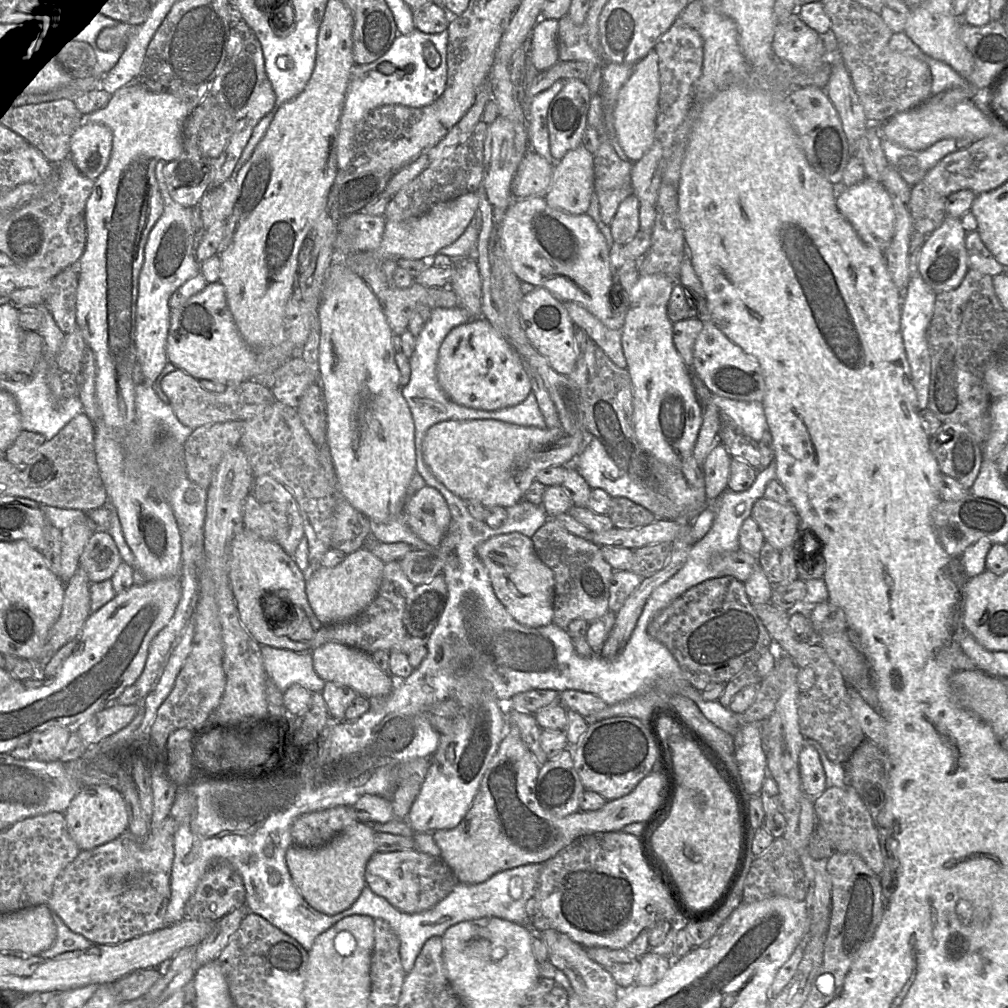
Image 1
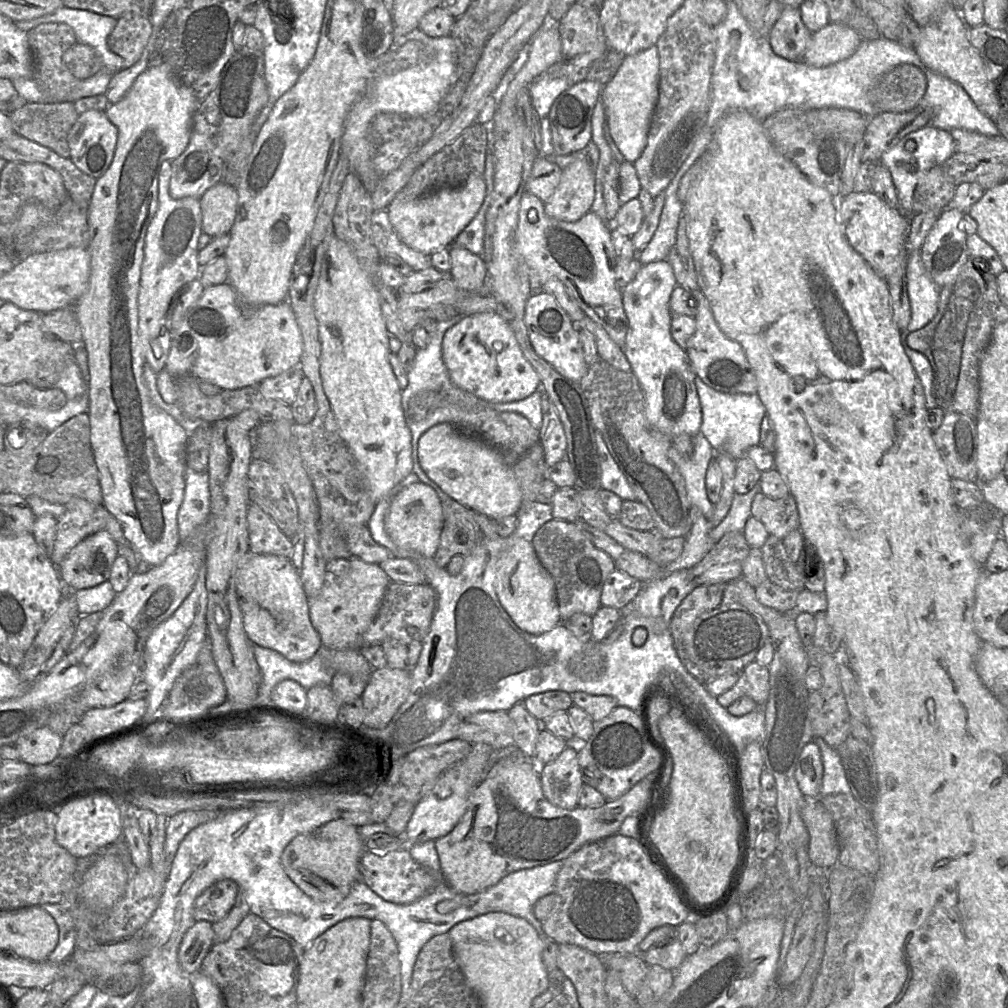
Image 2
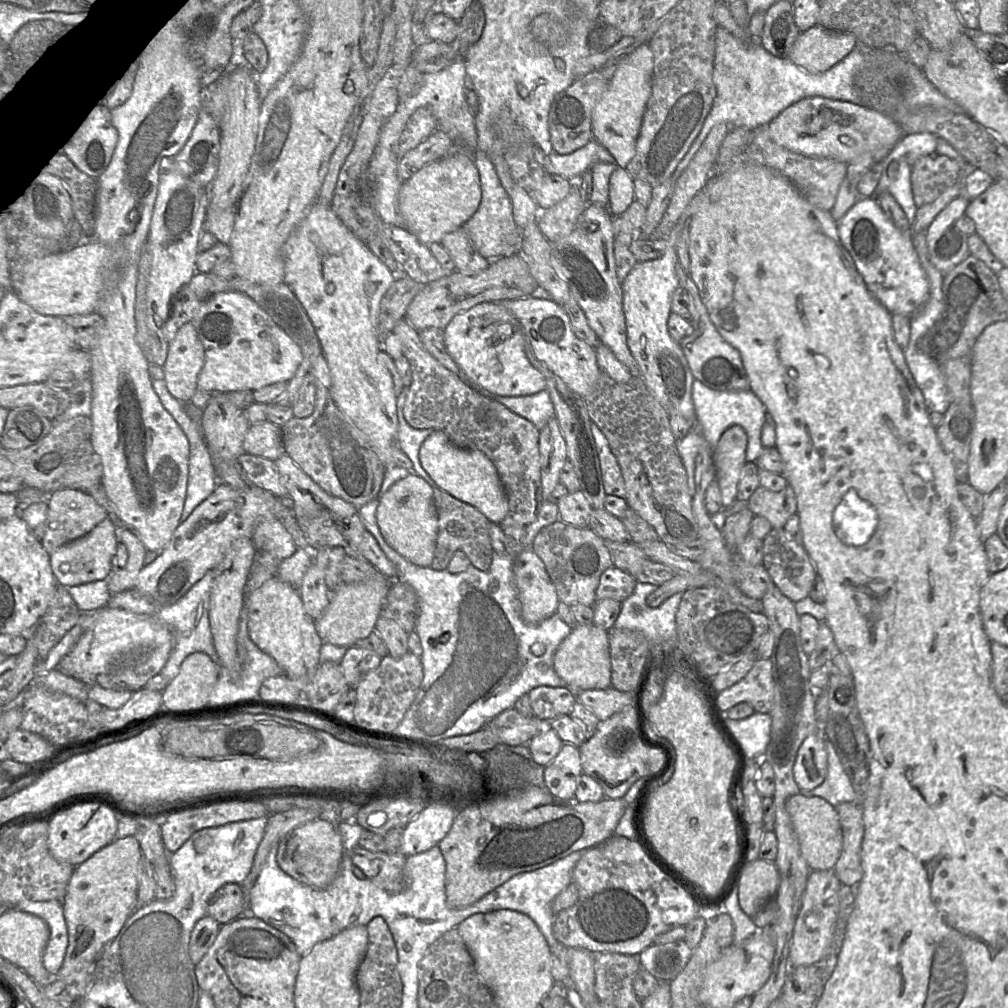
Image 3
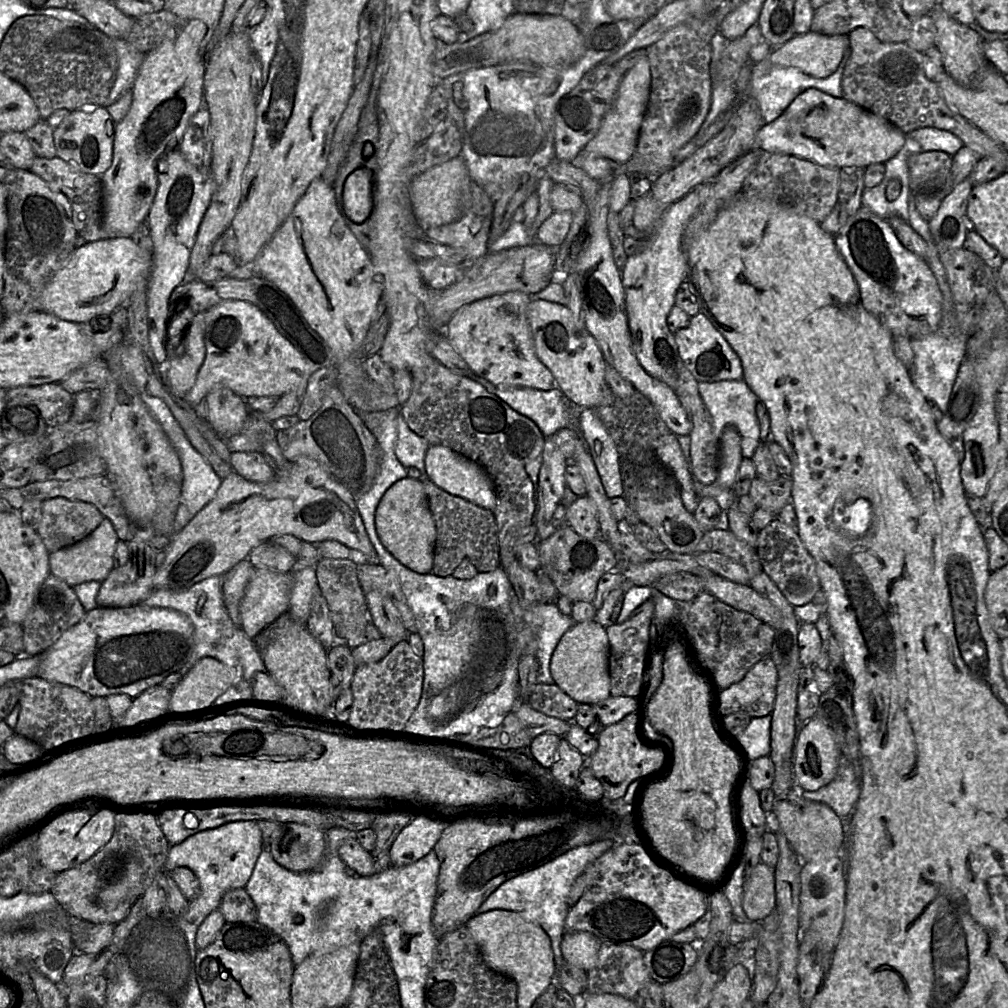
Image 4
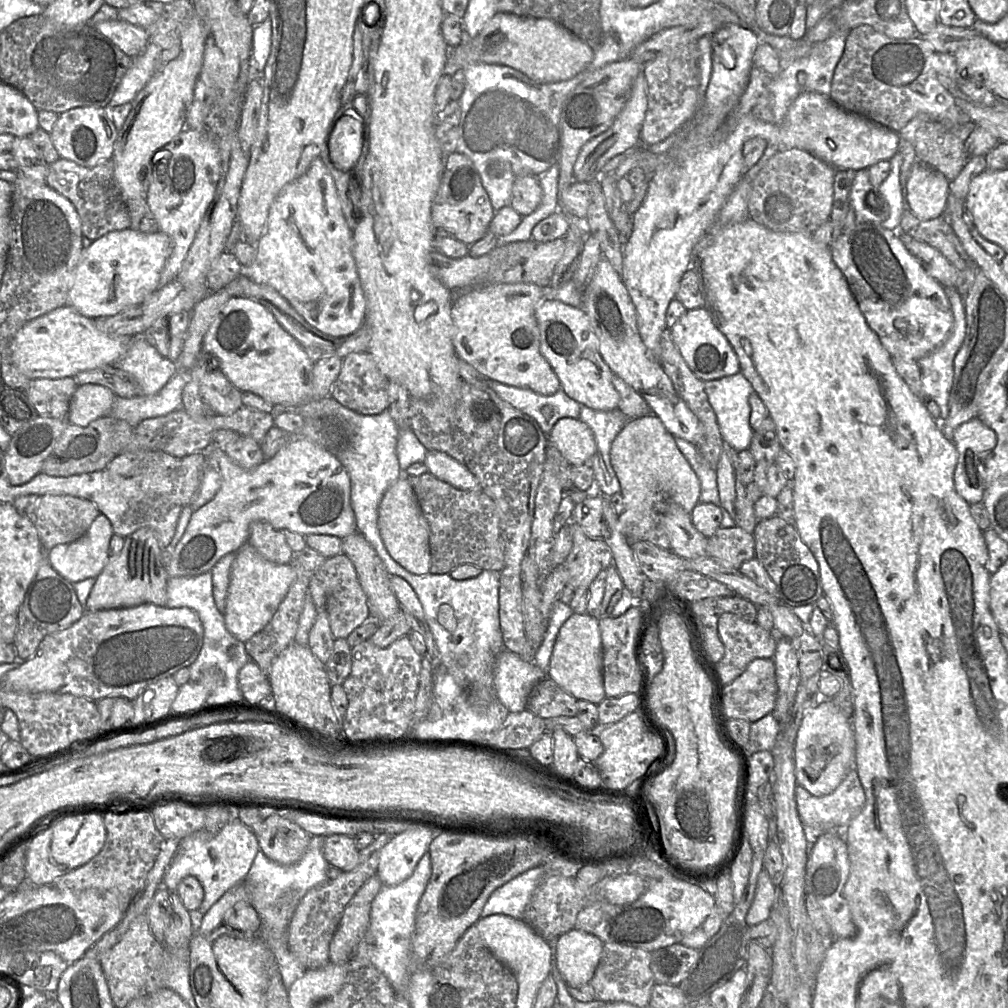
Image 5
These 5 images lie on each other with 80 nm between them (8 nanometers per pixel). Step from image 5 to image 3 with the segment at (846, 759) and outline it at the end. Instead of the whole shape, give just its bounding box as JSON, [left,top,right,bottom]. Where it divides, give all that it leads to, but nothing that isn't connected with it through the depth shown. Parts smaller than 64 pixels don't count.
[794,731,827,791]

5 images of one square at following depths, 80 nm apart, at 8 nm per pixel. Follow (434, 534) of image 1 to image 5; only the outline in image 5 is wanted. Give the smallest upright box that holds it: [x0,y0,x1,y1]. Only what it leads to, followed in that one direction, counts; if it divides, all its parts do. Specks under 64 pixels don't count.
[378,476,431,575]

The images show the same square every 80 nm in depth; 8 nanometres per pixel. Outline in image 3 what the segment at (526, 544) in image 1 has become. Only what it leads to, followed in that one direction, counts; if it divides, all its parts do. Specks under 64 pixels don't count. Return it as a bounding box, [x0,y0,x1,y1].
[512,547,559,624]

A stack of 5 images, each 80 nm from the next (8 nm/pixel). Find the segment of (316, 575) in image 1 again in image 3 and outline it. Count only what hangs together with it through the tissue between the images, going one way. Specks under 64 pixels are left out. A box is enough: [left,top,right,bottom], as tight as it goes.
[314,578,390,648]

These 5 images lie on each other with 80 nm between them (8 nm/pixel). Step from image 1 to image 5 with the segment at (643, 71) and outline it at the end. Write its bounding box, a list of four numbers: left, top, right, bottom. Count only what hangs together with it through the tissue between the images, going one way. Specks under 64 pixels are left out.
[573,71,647,183]

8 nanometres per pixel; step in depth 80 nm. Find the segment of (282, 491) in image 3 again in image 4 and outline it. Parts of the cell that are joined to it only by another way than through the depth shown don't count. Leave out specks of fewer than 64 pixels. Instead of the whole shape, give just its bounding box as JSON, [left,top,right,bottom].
[231,451,274,483]

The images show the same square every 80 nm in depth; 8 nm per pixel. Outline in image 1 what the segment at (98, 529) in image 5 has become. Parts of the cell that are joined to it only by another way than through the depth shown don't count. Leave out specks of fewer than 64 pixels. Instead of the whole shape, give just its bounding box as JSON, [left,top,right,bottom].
[79,531,122,584]

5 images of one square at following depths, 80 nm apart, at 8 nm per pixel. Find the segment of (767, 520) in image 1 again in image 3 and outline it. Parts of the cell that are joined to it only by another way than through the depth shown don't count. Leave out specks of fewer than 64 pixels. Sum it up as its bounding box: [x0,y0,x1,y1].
[748,484,797,528]

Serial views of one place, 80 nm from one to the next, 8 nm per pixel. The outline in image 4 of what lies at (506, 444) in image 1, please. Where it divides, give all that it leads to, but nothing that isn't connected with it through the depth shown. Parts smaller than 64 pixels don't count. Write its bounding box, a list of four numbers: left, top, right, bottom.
[424,445,497,512]

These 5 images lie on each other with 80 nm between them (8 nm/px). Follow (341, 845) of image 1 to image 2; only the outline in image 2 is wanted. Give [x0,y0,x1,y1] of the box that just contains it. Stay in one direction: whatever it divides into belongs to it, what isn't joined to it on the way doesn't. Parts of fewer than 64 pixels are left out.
[281,820,365,903]

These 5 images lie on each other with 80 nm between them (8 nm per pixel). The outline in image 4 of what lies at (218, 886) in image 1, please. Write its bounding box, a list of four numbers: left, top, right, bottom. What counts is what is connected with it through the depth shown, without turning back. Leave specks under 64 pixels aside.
[218,888,257,923]

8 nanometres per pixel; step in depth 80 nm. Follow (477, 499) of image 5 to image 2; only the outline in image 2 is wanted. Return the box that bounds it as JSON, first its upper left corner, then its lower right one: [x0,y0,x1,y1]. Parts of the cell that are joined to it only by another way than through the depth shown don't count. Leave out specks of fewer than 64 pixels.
[434,496,484,568]

